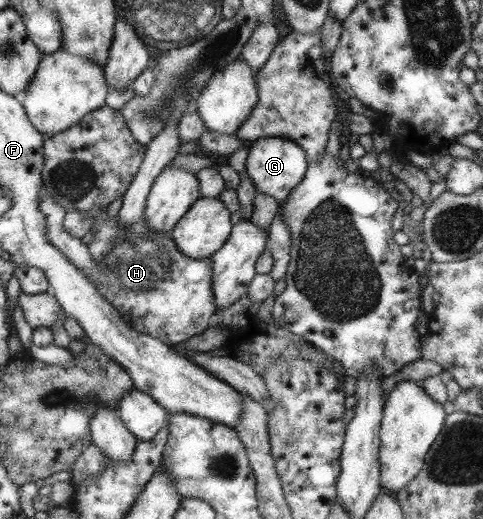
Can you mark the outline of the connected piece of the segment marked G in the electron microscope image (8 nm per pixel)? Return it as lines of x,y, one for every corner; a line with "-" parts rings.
264,136
255,139
248,147
245,159
245,173
250,178
254,191
268,194
280,203
298,185
306,173
307,163
304,150
291,139

